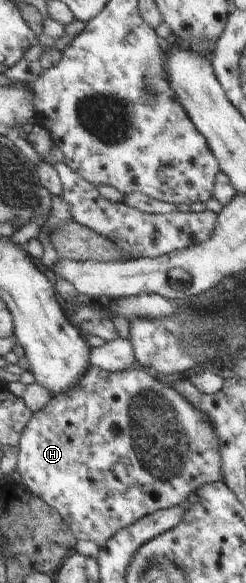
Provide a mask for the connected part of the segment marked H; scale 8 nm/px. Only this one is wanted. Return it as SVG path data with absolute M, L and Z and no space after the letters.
M138 365L123 372L107 372L102 368L90 367L87 374L81 376L81 382L72 389L72 392L52 395L51 402L43 410L34 413L20 440L18 473L21 476L21 482L27 485L35 496L43 498L49 506L59 511L79 541L95 542L99 548L105 548L109 540L113 540L113 536L117 536L120 530L133 526L157 510L177 506L185 501L190 493L195 494L197 488L201 488L203 484L223 483L217 446L219 446L217 432L213 432L213 426L207 422L207 418L193 404L189 404L189 400L183 400L183 396L171 390L169 384L156 380L151 370Z

